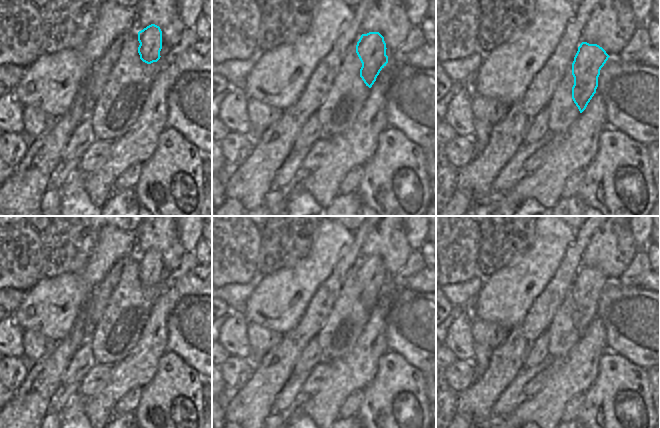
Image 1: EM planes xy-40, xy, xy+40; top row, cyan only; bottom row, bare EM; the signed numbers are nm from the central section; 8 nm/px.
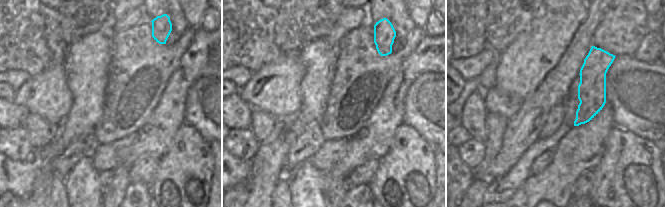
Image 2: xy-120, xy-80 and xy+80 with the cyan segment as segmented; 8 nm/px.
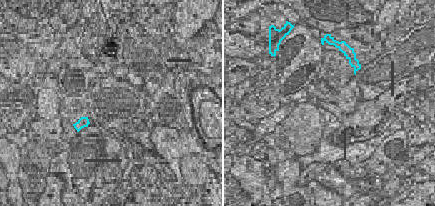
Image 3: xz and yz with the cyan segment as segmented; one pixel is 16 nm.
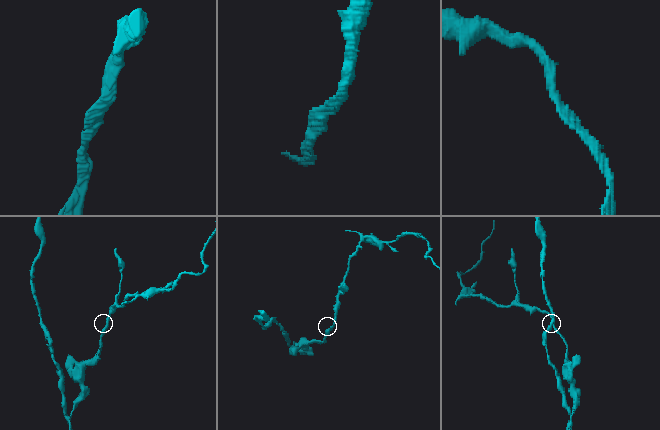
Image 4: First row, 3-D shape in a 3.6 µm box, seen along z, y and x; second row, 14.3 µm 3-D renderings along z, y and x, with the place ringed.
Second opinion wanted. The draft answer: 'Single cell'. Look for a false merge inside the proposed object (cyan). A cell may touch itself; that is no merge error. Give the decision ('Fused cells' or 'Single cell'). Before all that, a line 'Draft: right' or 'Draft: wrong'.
Draft: wrong
Fused cells.

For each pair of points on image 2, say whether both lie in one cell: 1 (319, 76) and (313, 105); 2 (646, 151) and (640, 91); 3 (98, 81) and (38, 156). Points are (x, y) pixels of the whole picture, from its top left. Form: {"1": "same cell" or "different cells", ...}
{"1": "same cell", "2": "different cells", "3": "same cell"}

